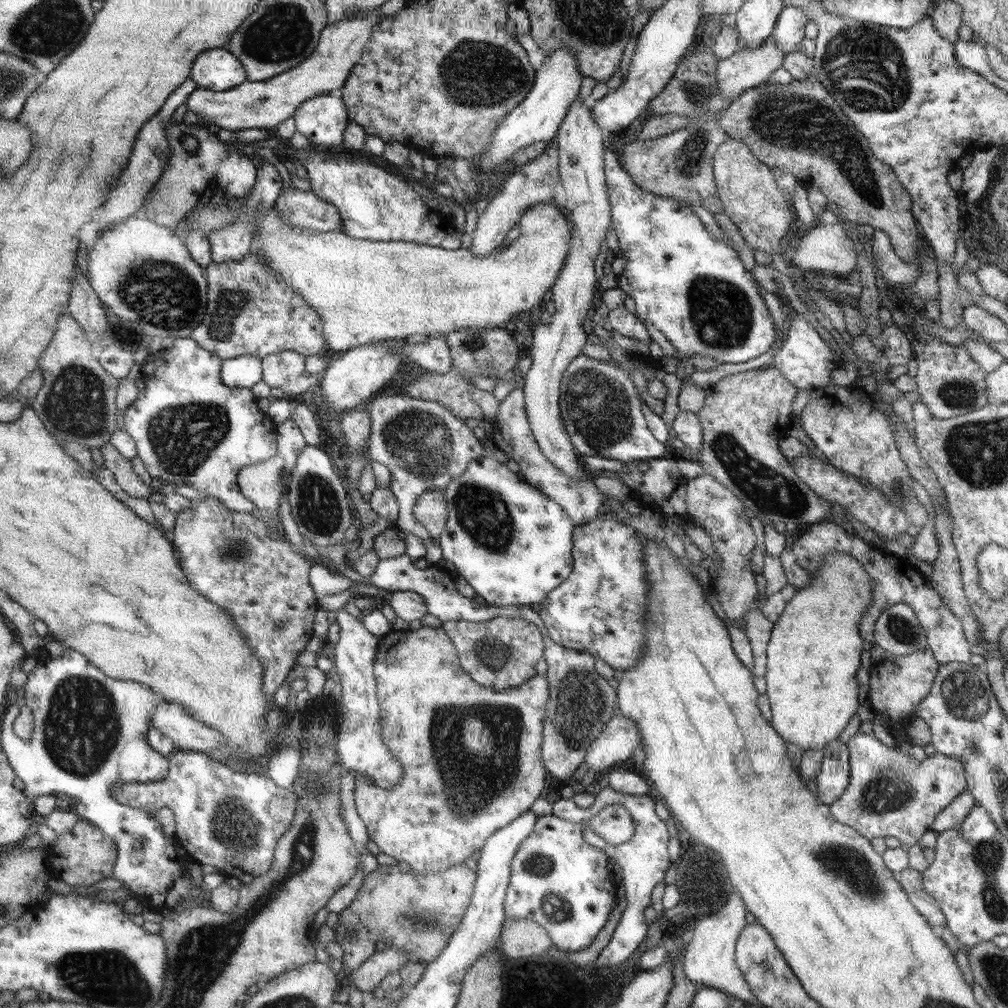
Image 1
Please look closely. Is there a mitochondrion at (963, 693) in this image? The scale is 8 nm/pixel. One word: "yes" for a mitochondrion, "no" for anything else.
yes

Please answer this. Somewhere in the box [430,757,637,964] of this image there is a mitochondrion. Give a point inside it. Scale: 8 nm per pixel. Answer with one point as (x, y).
(553, 892)

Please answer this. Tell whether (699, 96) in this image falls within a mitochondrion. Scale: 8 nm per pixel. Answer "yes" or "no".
yes

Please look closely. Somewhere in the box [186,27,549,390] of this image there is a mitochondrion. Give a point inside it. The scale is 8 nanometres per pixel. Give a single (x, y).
(505, 78)

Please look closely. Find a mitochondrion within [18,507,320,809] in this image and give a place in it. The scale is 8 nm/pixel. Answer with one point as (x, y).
(81, 729)

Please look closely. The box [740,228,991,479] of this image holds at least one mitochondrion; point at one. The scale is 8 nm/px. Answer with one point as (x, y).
(957, 393)

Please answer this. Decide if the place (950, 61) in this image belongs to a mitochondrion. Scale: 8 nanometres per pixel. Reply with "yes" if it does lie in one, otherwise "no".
no

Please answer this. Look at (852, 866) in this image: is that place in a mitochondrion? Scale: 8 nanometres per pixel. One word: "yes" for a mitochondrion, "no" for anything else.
yes

